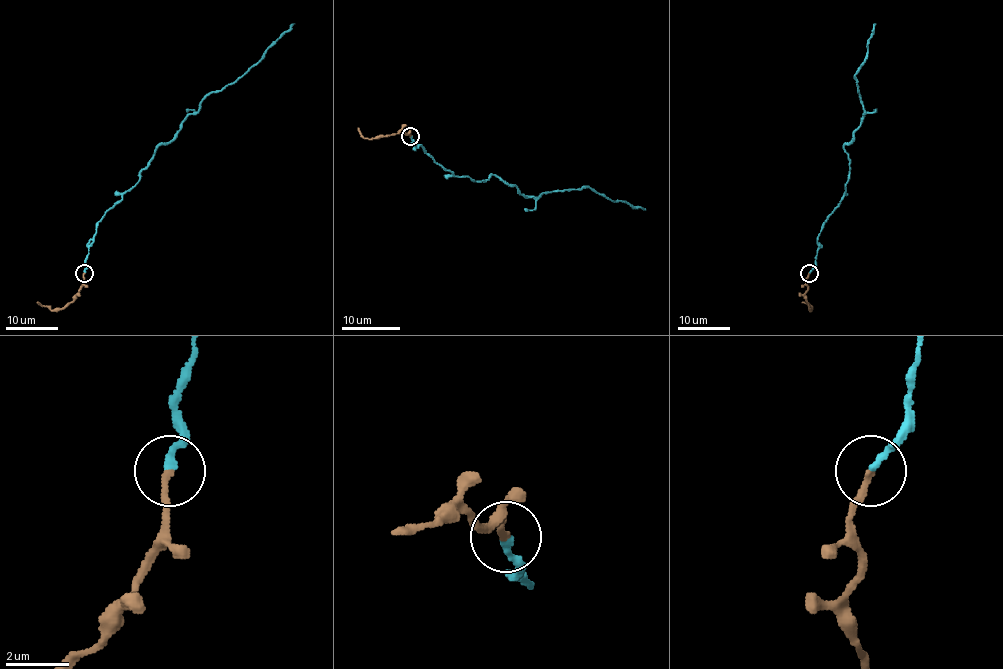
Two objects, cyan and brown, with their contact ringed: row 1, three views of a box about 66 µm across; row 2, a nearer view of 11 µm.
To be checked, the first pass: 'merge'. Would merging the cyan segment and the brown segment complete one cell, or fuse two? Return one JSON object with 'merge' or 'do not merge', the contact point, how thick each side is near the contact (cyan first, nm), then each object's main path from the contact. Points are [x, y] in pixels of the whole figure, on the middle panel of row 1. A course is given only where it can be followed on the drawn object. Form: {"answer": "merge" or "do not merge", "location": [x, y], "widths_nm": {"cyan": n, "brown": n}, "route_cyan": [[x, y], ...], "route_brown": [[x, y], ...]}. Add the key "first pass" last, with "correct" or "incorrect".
{"answer": "merge", "location": [410, 136], "widths_nm": {"cyan": 240, "brown": 190}, "route_cyan": [[410, 136], [452, 174], [474, 181], [493, 175], [535, 197], [590, 187], [613, 201], [645, 210]], "route_brown": [[410, 136], [409, 132], [401, 132], [365, 139], [358, 127]], "first pass": "correct"}

